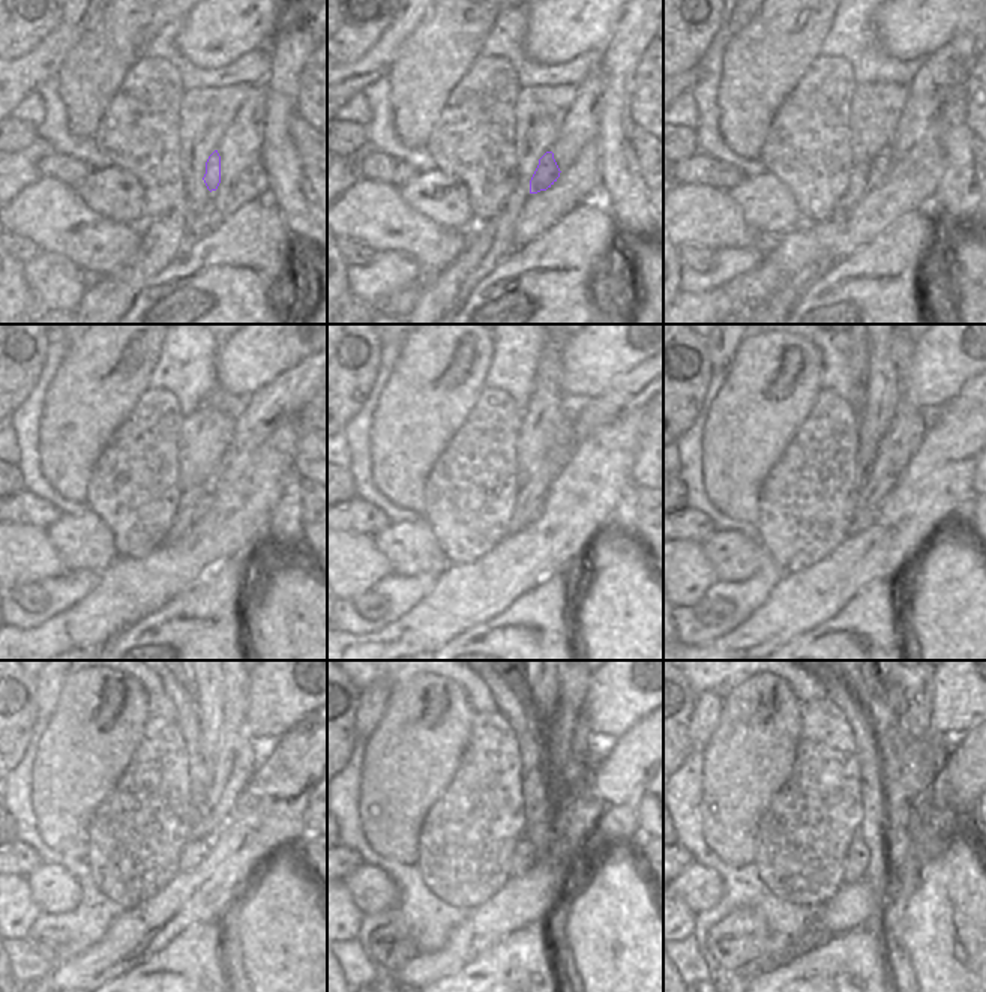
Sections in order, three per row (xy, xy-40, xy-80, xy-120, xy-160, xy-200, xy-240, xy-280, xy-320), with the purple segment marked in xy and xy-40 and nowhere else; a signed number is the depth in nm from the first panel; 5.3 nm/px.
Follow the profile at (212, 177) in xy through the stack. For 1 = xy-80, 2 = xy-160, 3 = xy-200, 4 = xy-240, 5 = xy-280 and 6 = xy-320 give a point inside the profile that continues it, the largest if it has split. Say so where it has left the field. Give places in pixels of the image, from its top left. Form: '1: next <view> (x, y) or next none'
1: next xy-80 (880, 168)
2: next xy-160 (541, 508)
3: next xy-200 (862, 521)
4: next xy-240 (194, 851)
5: next xy-280 (524, 857)
6: next xy-320 (857, 860)

